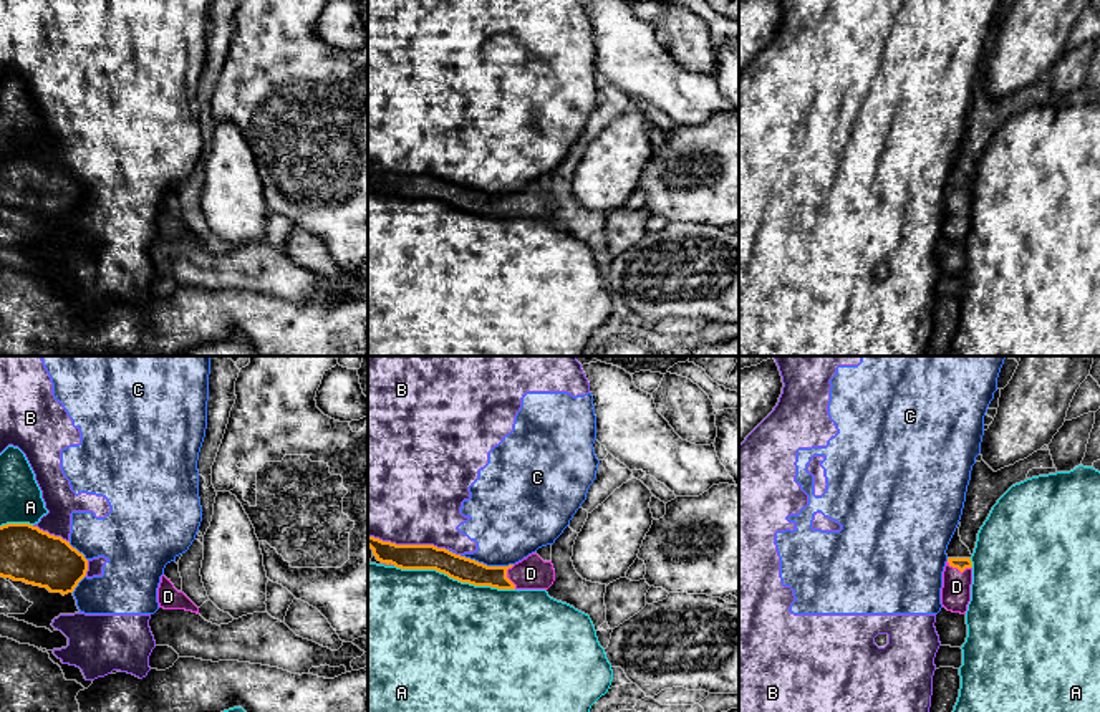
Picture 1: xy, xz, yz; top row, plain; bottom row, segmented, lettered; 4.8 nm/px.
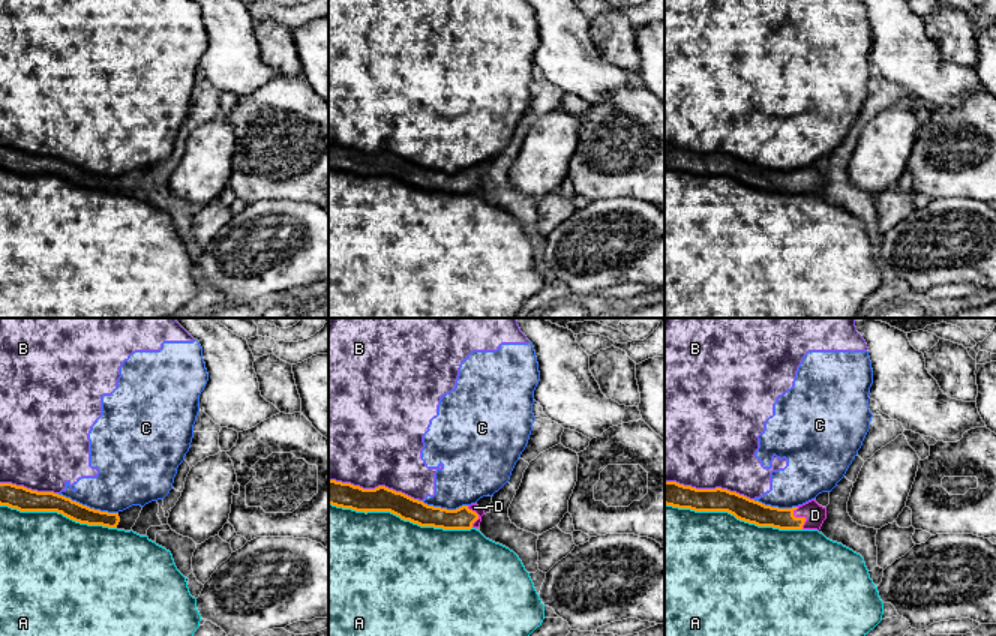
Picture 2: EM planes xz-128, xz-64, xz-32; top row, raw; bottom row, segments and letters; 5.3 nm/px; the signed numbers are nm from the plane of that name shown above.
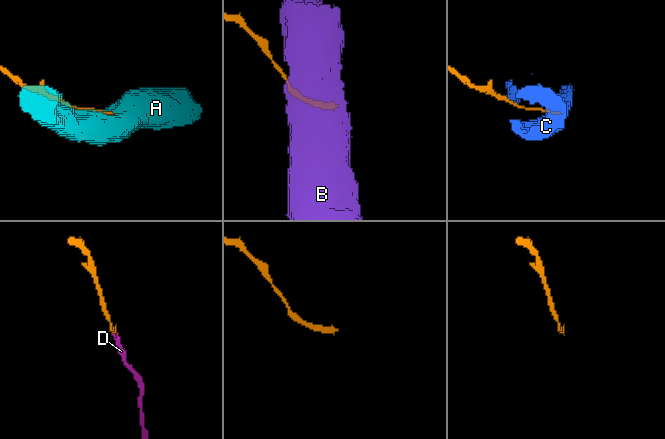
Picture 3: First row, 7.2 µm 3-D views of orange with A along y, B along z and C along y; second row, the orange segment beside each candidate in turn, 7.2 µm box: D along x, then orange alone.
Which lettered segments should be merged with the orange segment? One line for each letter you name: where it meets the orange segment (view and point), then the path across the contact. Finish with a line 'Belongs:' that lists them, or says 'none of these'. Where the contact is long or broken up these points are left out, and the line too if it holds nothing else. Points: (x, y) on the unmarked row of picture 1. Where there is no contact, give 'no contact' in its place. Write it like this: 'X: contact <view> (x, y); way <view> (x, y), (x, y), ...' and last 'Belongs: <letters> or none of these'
D: contact yz (960, 199); way yz (961, 192), (960, 199), (956, 216)
Belongs: D

